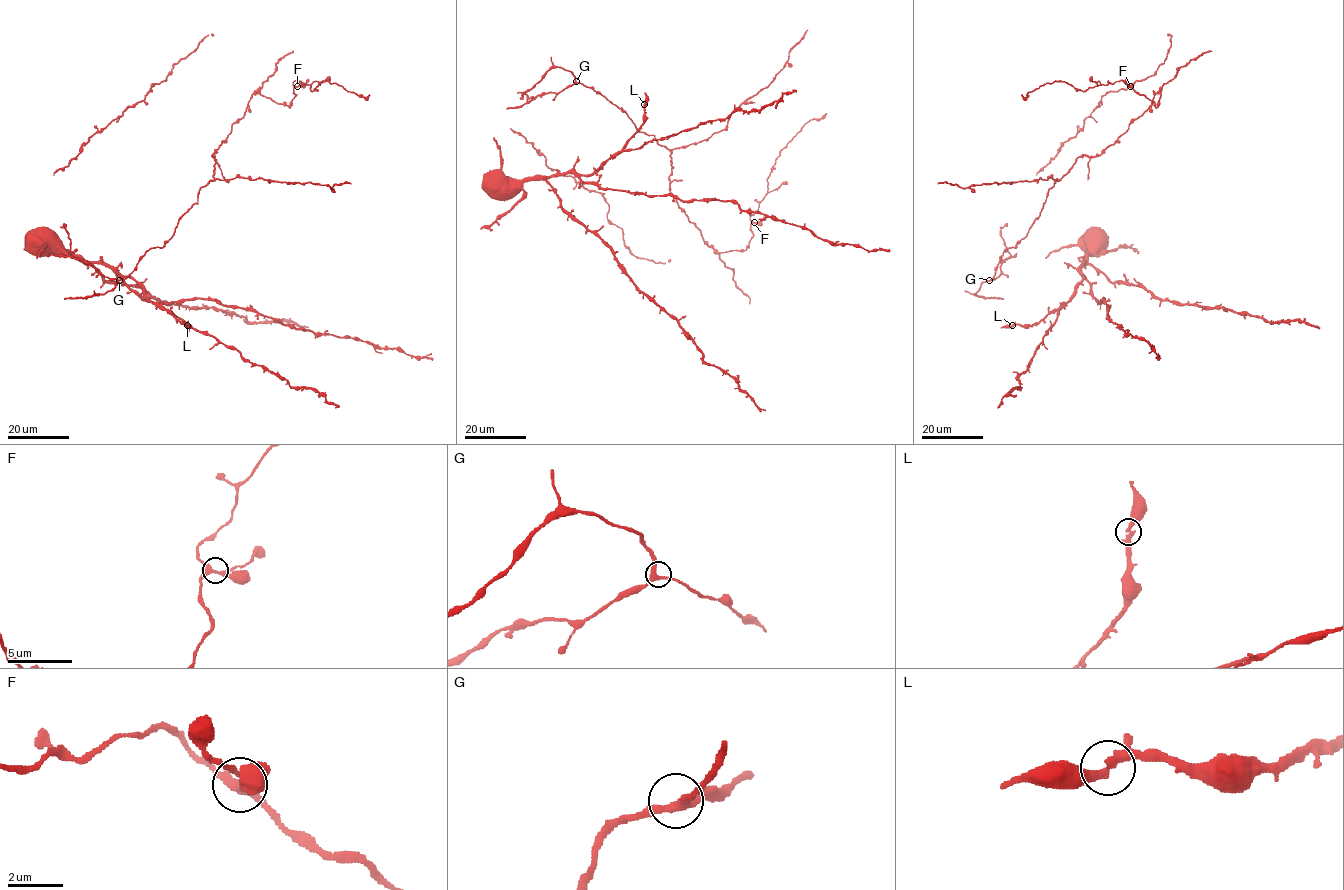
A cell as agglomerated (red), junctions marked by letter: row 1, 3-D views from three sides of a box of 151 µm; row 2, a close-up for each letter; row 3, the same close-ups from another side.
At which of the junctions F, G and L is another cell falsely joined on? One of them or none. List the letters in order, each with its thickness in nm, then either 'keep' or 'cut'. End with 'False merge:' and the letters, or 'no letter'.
F: calibre 280 nm; keep
G: calibre 280 nm; keep
L: calibre 280 nm; keep
False merge: no letter

